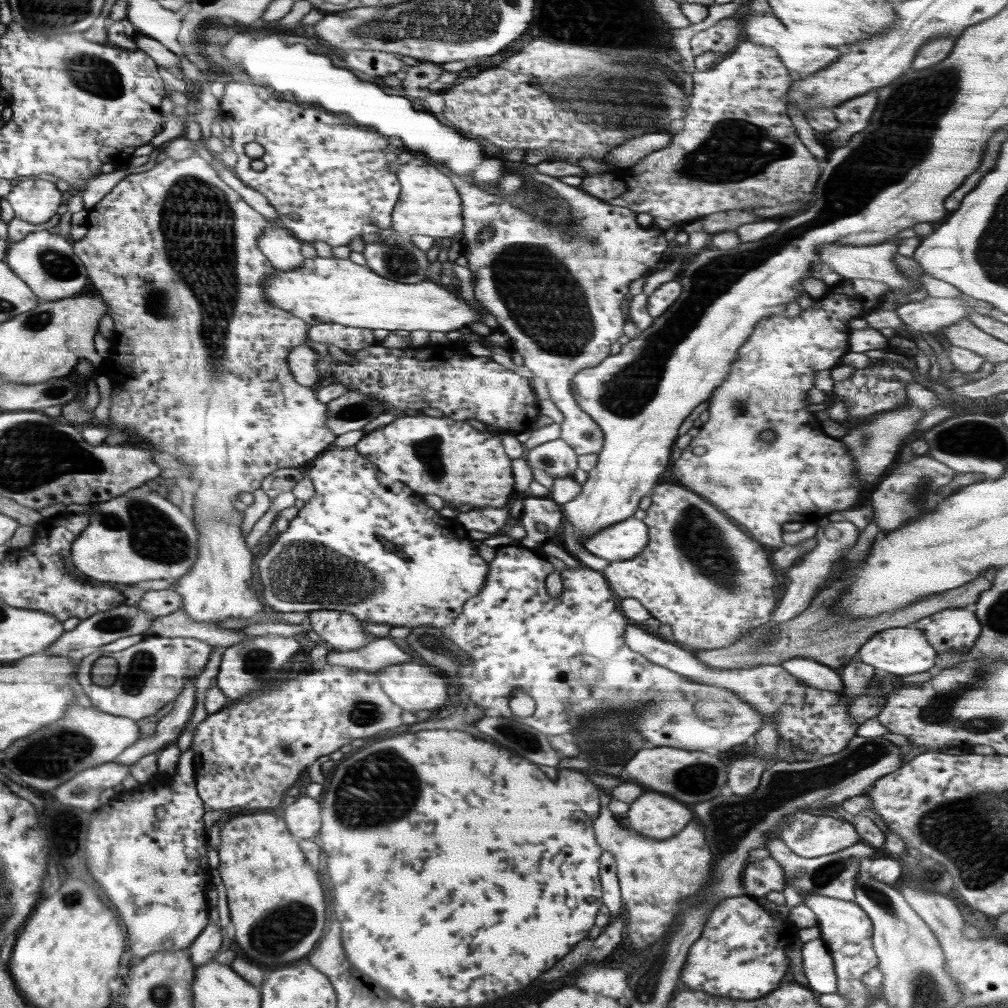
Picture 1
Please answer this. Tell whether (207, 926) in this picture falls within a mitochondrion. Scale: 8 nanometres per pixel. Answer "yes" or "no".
no

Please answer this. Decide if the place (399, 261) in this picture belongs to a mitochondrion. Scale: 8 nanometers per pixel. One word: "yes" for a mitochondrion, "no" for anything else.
yes

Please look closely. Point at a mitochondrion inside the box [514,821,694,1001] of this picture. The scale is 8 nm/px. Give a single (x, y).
(655, 964)

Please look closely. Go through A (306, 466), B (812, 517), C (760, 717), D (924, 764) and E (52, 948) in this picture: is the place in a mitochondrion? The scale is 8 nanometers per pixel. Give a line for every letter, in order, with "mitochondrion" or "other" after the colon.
A: other
B: other
C: other
D: other
E: other

